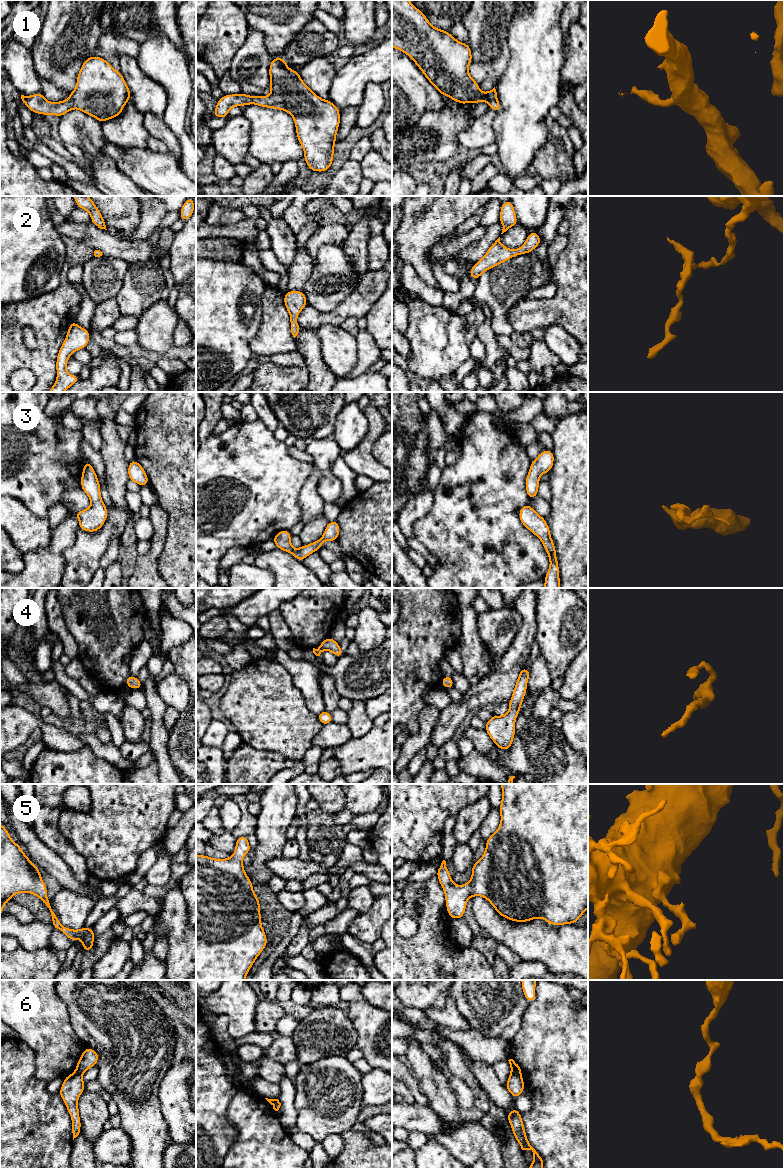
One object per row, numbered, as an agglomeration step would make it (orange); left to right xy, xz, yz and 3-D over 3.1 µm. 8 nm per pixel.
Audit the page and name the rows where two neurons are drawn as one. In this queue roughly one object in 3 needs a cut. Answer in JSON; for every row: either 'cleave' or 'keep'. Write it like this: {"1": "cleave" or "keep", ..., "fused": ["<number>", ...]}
{"1": "keep", "2": "keep", "3": "keep", "4": "keep", "5": "keep", "6": "keep", "fused": []}

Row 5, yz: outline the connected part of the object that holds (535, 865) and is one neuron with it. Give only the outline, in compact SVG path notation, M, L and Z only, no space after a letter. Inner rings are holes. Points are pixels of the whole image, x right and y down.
M501 784L502 801L499 807L501 821L495 833L485 842L486 850L481 859L474 863L471 871L472 878L462 887L454 884L443 860L437 870L438 880L444 890L446 909L451 919L464 917L467 900L470 897L482 896L495 908L497 913L513 922L528 922L535 918L544 919L555 926L563 924L576 924L576 921L588 909L588 784Z

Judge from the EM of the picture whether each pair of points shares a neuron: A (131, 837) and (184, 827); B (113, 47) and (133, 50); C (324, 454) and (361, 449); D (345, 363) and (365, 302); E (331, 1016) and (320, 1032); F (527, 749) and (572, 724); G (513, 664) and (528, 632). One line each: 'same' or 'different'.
A: different
B: same
C: different
D: different
E: same
F: different
G: same

